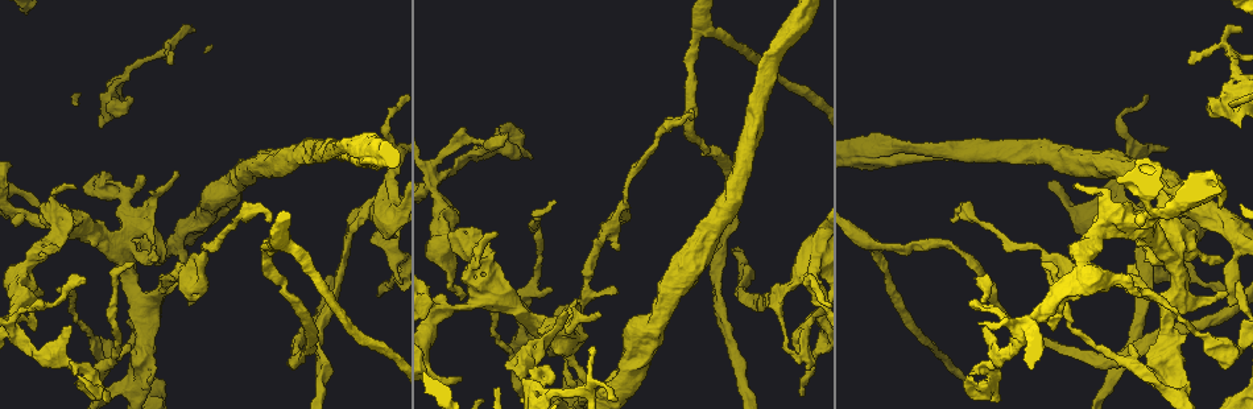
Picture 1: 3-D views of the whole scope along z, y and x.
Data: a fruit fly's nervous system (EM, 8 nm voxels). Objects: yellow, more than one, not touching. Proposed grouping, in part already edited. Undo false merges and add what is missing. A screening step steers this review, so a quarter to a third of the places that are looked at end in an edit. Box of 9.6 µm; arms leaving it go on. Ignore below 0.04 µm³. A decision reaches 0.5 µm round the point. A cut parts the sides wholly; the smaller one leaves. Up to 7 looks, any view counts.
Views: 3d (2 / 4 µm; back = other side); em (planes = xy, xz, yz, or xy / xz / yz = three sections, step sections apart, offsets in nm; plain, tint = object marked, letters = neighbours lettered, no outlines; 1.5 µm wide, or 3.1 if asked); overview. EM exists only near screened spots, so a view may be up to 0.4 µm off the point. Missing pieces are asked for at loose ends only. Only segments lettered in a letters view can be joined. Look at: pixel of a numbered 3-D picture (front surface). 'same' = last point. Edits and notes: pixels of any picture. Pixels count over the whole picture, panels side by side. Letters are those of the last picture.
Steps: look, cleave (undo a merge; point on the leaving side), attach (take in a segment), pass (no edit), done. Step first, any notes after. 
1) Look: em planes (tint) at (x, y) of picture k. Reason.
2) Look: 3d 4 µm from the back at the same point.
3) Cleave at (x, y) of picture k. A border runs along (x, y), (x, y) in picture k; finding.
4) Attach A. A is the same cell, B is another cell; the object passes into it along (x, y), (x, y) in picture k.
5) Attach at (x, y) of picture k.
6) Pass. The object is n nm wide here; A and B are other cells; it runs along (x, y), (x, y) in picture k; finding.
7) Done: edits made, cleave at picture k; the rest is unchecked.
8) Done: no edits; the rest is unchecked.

Look: em yz step 4 (tint) at (984, 387) of picture 1.

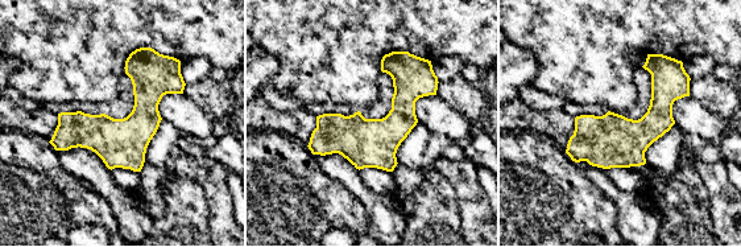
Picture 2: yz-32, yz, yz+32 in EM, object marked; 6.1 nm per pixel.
Look: em planes (letters) at the same point. Cut it another way.

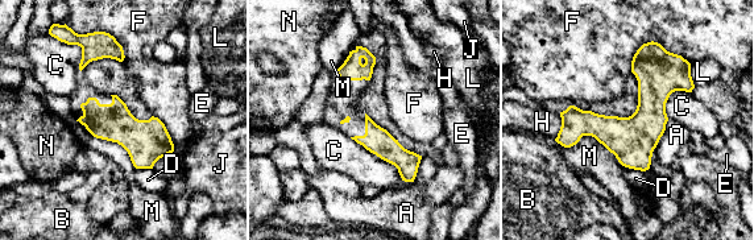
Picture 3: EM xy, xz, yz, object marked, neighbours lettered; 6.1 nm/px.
Pass. The object is 110 nm wide here; A, B, C, D, E, F, H, J, L, M and N are other cells; it runs along (647, 46), (647, 108), (560, 140) in picture 3; one neuron here.

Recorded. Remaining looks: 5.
Look: em xy step 4 (letters) at (151, 377) of picture 1.

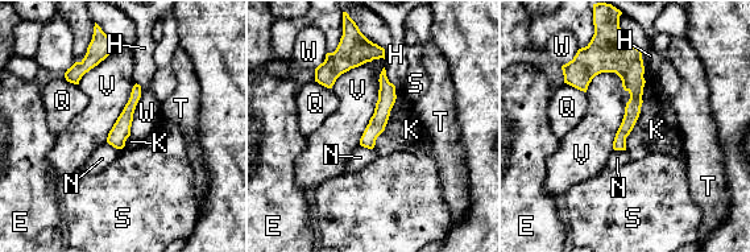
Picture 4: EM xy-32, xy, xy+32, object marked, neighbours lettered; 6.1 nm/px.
Look: em planes (letters) at the same point. Cut it another way.

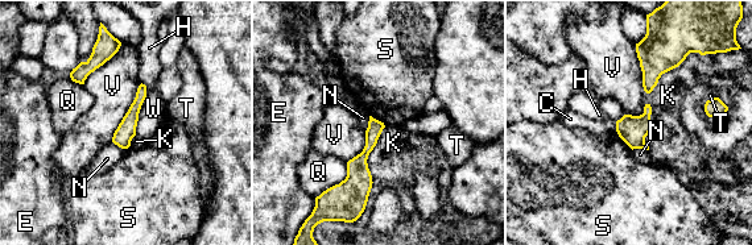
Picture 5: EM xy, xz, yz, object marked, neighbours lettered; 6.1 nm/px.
Pass. C, E, H, K, N, Q, S, T, V and W are other cells; a border runs along (141, 83), (111, 140) in picture 5; none of them fits.

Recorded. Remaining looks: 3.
Look: 3d 4 µm at (1136, 267) of picture 1. An open end.

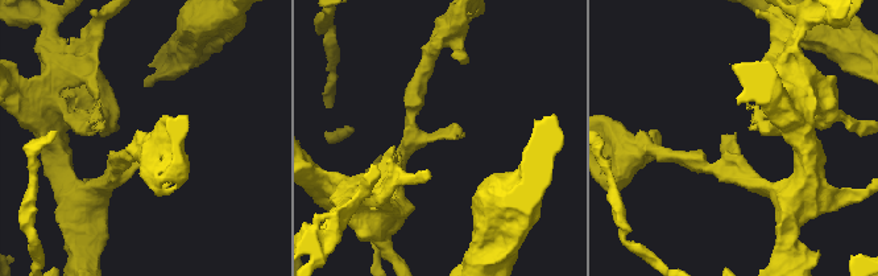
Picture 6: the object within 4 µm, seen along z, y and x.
Look: em yz step 4 (tint) at (456, 139) of picture 6.

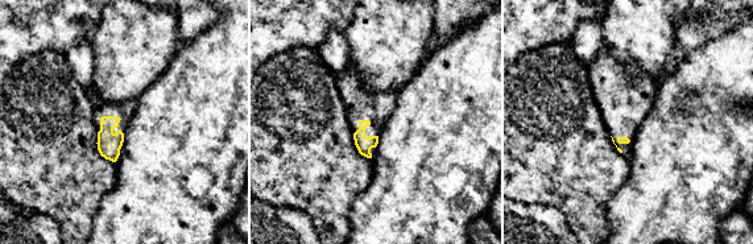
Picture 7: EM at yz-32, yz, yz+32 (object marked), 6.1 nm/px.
Look: em yz step 4 (letters) at the same point.

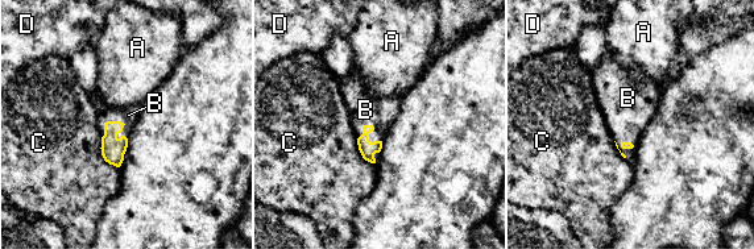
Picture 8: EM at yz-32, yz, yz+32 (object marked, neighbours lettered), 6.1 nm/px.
Attach B. B is the same cell, A, C and D are other cells; the neuron continues.

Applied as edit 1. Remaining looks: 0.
Done: edits made, attach at picture 8; the rest is unchecked.

